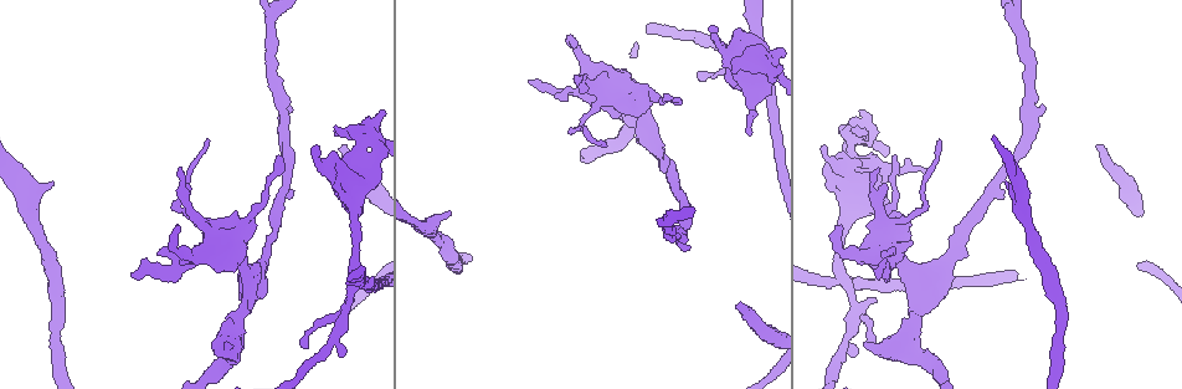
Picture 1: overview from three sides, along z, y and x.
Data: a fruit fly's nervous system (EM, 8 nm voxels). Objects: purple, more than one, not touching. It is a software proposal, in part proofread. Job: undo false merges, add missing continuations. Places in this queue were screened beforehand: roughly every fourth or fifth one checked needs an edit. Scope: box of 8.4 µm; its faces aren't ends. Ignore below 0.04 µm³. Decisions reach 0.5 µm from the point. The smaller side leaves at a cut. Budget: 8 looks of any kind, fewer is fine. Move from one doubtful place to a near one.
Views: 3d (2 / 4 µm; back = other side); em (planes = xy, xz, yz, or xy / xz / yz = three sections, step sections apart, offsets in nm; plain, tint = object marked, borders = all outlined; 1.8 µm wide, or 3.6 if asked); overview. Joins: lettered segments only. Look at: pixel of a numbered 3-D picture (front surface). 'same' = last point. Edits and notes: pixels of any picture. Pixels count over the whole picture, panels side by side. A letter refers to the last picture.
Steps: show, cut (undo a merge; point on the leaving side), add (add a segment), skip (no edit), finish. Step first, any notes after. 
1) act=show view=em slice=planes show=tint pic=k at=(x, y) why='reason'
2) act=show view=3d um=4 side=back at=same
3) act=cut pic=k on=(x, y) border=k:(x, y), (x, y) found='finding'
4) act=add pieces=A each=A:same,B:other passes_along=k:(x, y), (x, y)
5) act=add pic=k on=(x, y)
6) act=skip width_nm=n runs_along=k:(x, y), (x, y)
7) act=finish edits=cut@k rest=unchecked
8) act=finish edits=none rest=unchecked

act=show view=em slice=xz step=8 show=borders pic=1 at=(1004, 181) why='an open end'

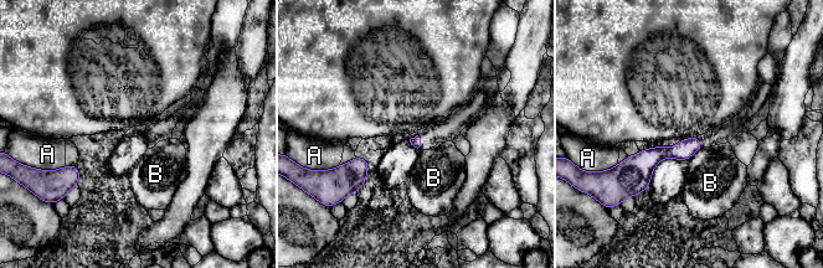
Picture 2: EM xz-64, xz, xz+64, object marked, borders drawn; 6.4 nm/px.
act=show view=em slice=planes show=borders at=same why='cut it another way'

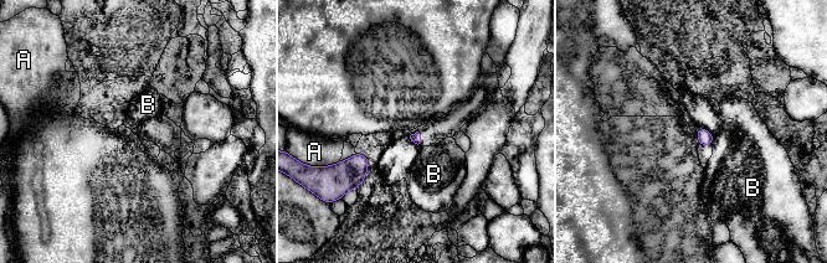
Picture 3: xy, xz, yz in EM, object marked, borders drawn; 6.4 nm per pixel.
act=skip each=A:other,B:other border=3:(700, 127), (712, 134), (713, 145) found='no lettered segment goes on from it'

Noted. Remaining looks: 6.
act=show view=em slice=planes show=borders pic=1 at=(182, 171) why='branch stops here'

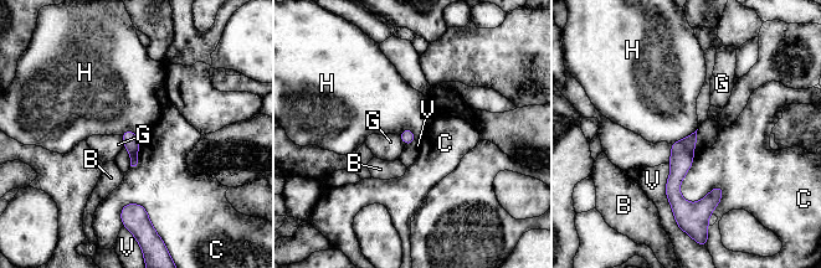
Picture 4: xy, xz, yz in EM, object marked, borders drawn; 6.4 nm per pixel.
act=skip each=B:other,C:other,G:other,H:other,V:other runs_along=4:(693, 137), (675, 179), (684, 211) found='none of them fits'

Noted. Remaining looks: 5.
act=show view=em slice=planes show=borders pic=1 at=(842, 280) why='four or more arms meet'

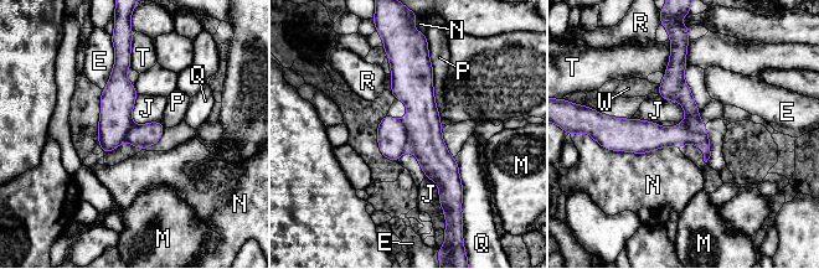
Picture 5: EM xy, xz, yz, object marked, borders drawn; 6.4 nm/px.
act=cut pic=5 on=(422, 122) each=E:other,J:other,M:other,N:other,P:other,Q:other,R:other,T:other,W:other part_leaving=5:(402, 56), (442, 196) found='two neurons meet here'

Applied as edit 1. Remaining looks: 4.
act=finish edits=cut@5 rest=unchecked

